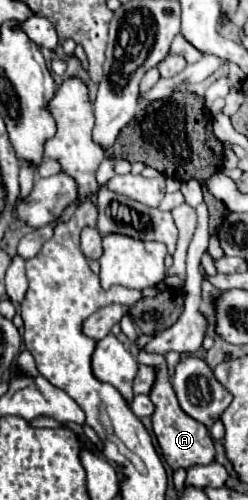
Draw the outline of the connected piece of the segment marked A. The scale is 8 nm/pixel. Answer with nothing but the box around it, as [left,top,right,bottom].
[138,352,214,470]

